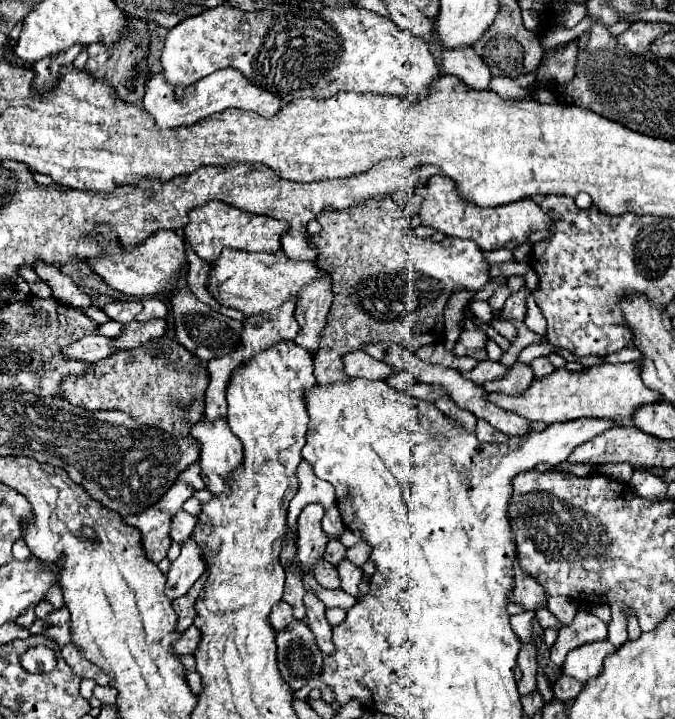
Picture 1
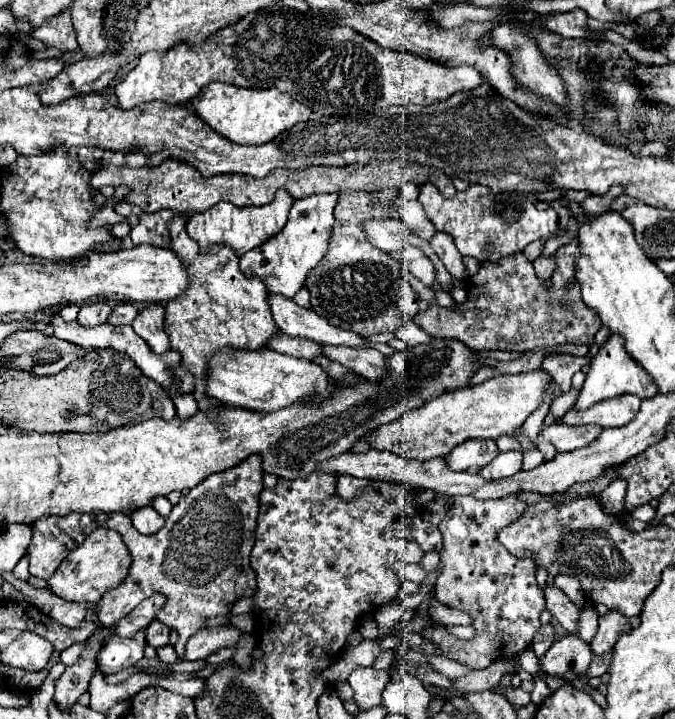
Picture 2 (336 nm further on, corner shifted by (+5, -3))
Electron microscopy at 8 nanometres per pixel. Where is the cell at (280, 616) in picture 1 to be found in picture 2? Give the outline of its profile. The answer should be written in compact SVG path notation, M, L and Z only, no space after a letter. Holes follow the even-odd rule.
M216 626L196 632L186 644L186 660L206 658L220 648L234 648L242 640L244 632L236 626Z

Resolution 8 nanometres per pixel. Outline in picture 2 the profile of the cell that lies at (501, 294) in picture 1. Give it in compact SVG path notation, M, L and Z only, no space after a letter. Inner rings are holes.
M535 240L534 242L531 242L526 246L526 248L523 250L523 254L525 257L533 262L537 257L540 256L544 246L545 246L545 240Z

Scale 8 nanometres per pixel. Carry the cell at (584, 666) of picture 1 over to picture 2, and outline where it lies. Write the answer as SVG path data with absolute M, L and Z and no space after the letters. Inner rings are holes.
M606 612L604 616L598 618L598 632L590 642L590 648L594 656L604 656L612 650L614 642L618 640L620 634L630 632L628 618L622 616L620 612Z

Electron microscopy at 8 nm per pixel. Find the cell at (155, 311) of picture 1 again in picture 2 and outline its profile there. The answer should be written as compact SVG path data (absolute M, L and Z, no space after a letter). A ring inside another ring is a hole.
M116 304L108 322L112 326L124 326L124 324L132 324L132 320L136 316L138 316L138 306L136 304Z

